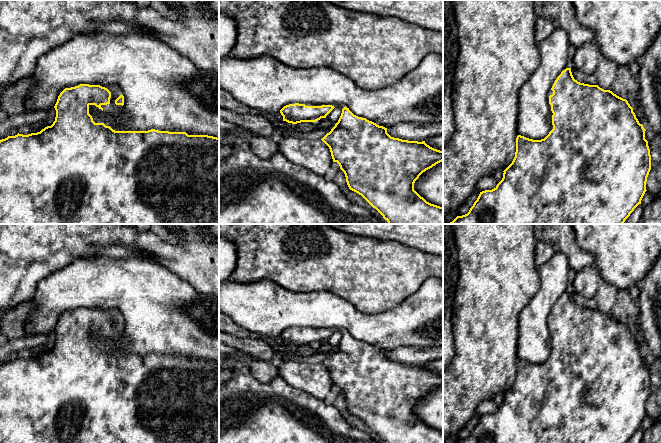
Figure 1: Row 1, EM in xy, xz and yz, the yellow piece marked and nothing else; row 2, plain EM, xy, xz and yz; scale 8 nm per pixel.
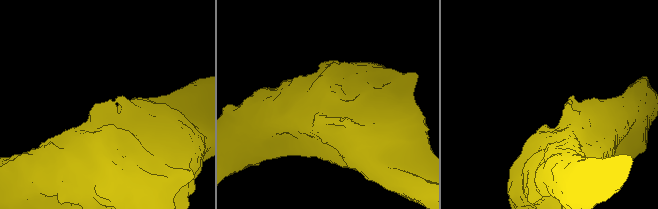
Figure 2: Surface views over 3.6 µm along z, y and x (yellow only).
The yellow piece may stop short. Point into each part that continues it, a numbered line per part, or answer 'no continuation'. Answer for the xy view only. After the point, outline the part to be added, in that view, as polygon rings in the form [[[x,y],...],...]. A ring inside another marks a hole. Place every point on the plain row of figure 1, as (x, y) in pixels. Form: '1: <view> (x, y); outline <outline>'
1: xy (112, 331); outline [[[108,311],[107,312],[111,317],[113,317],[114,319],[111,320],[110,322],[110,327],[107,329],[101,329],[101,331],[103,332],[103,336],[106,338],[111,338],[113,336],[118,336],[120,333],[122,333],[122,329],[116,329],[115,328],[115,324],[120,320],[123,319],[122,315],[116,311]]]

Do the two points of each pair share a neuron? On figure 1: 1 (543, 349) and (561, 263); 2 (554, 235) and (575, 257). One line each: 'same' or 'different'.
1: same
2: same

